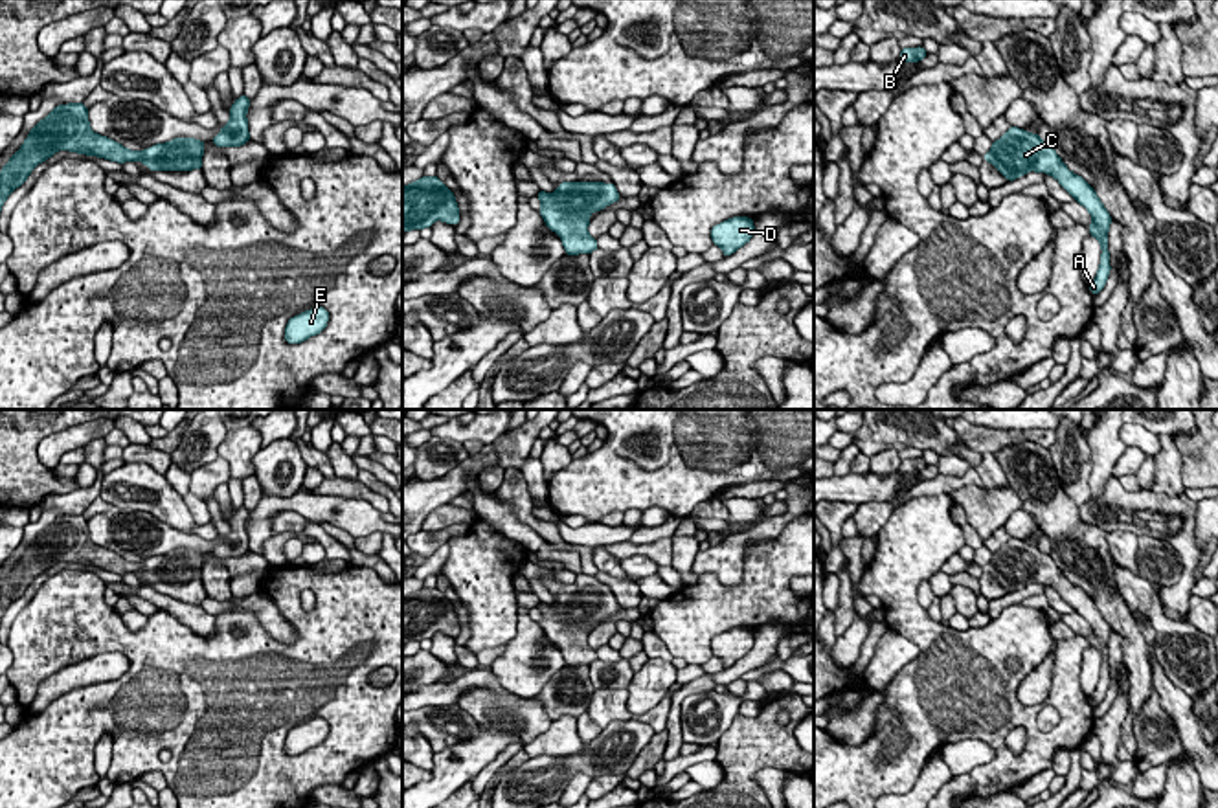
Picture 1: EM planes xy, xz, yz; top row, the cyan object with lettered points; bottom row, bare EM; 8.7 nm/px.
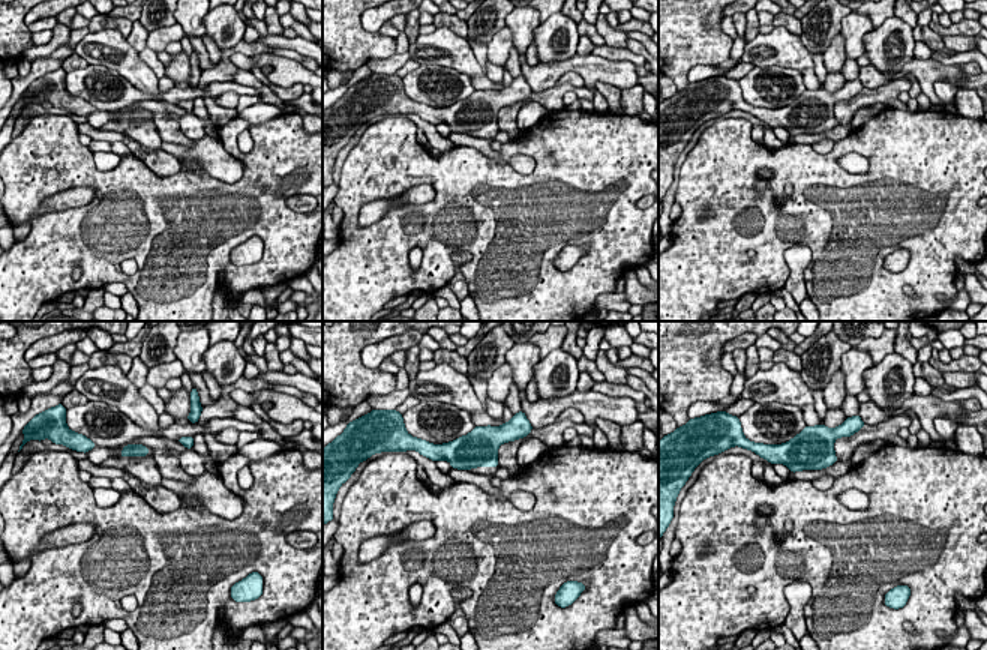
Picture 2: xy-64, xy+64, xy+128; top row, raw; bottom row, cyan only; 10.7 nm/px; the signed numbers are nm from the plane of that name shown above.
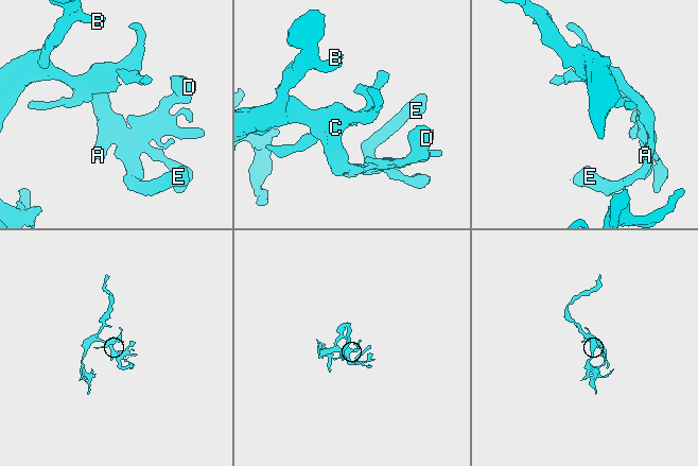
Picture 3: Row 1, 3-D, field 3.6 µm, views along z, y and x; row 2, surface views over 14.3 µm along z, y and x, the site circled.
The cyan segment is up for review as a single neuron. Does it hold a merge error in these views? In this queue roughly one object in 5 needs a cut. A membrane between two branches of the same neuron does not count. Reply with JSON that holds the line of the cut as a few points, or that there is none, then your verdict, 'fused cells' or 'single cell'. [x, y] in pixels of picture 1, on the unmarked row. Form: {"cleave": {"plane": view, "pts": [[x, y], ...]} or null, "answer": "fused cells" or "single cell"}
{"cleave": null, "answer": "single cell"}

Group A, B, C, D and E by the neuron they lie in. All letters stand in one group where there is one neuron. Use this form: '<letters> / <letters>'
A B C D E

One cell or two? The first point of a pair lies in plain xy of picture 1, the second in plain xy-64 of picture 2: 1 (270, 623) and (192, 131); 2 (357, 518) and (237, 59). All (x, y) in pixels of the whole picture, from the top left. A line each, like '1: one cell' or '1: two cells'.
1: two cells
2: one cell

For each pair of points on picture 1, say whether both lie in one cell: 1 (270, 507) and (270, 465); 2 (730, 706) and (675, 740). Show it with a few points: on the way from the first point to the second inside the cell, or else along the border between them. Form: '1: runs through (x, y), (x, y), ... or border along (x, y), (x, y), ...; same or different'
1: border along (302, 487), (289, 496), (263, 496); different
2: border along (693, 695), (682, 702), (684, 742); different

